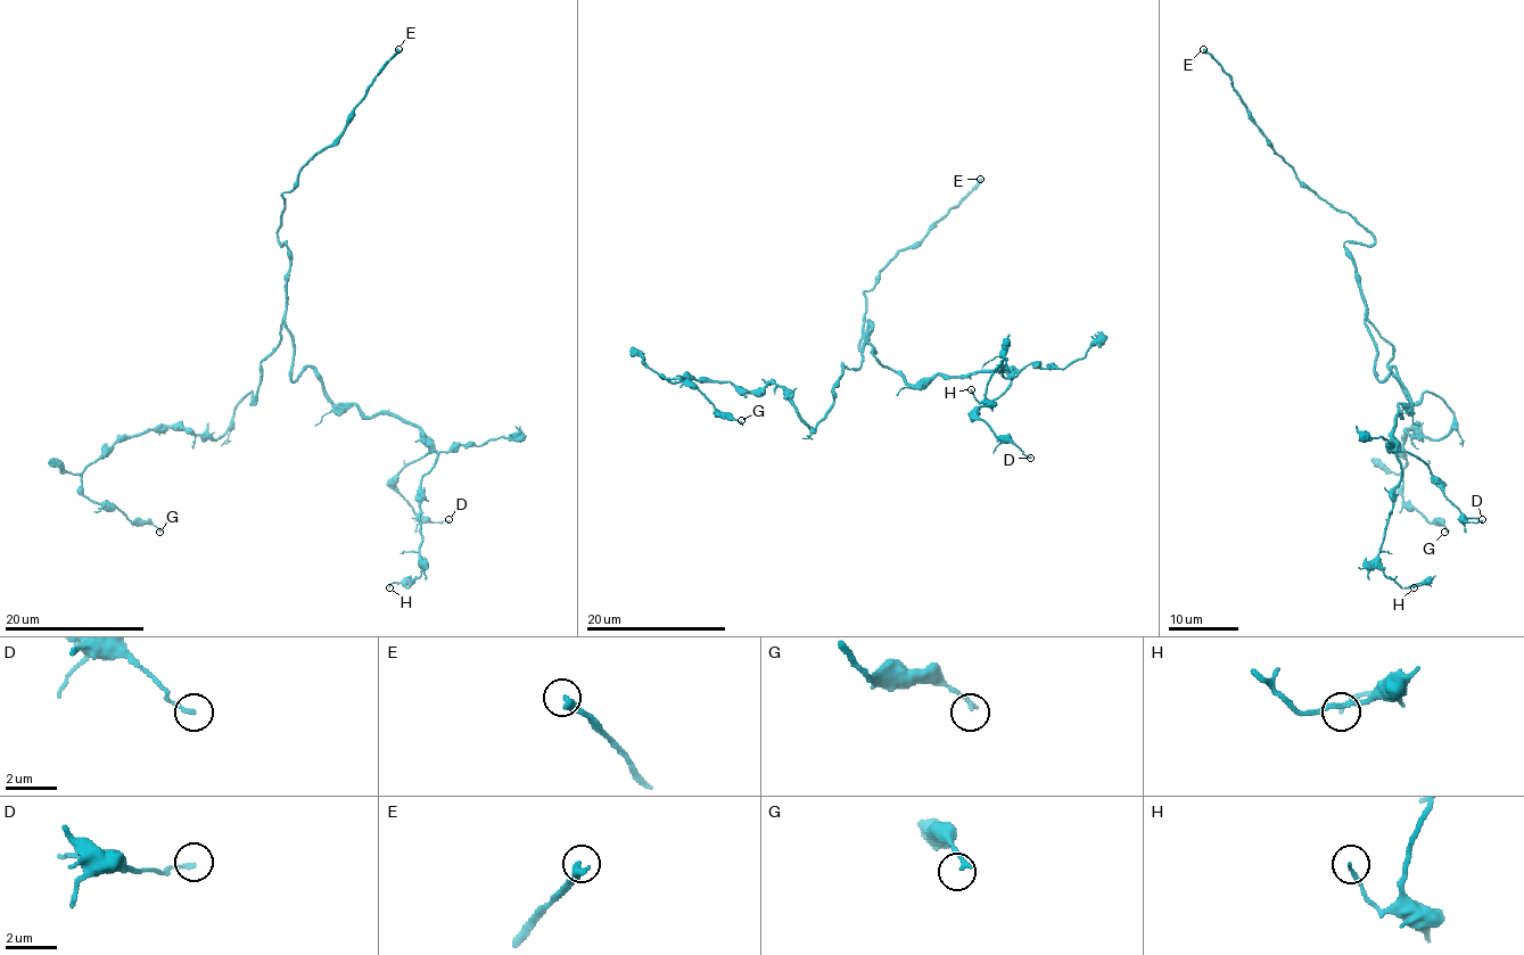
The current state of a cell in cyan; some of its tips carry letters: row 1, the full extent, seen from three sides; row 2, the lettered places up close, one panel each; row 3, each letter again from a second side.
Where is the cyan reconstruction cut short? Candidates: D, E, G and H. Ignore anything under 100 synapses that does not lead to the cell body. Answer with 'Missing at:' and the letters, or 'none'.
Missing at: E

